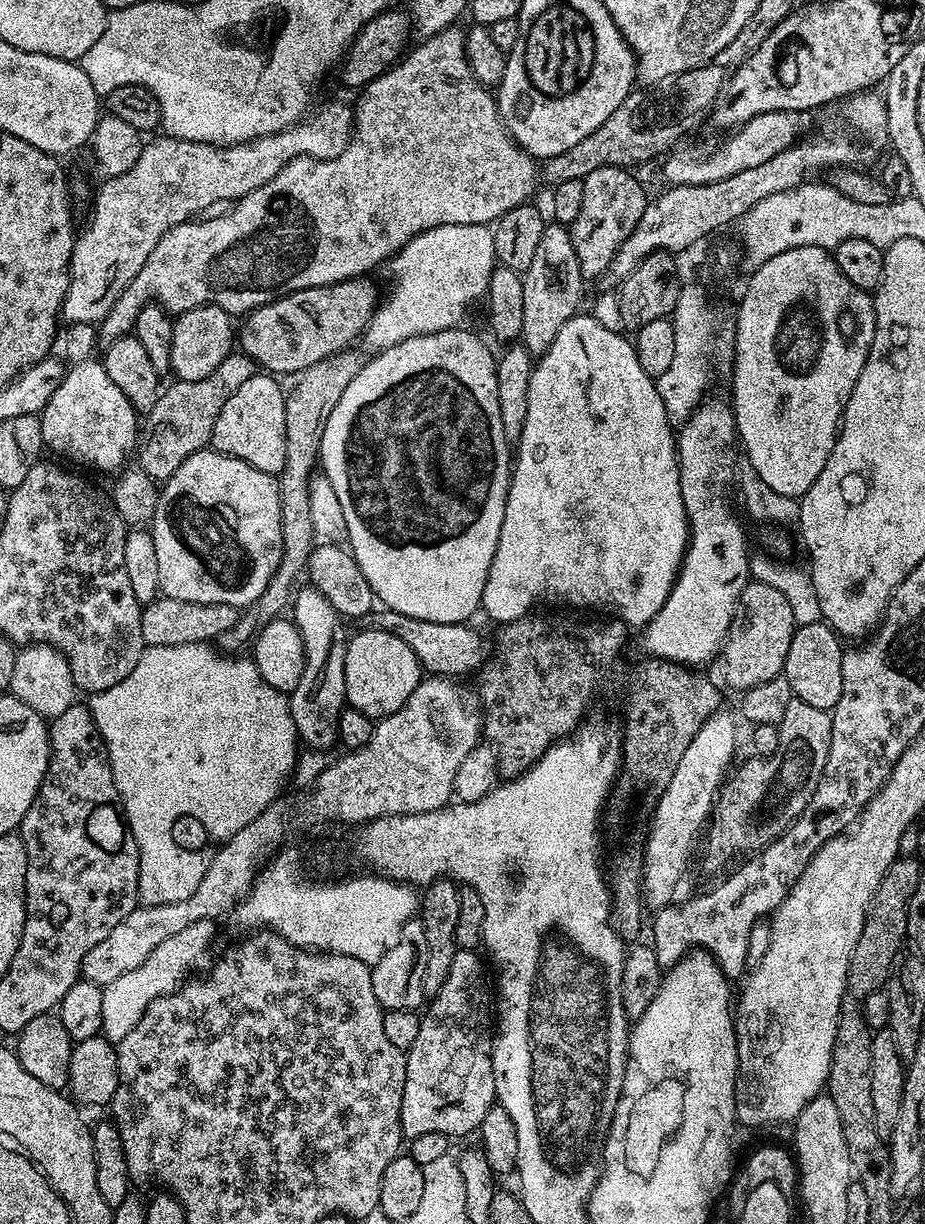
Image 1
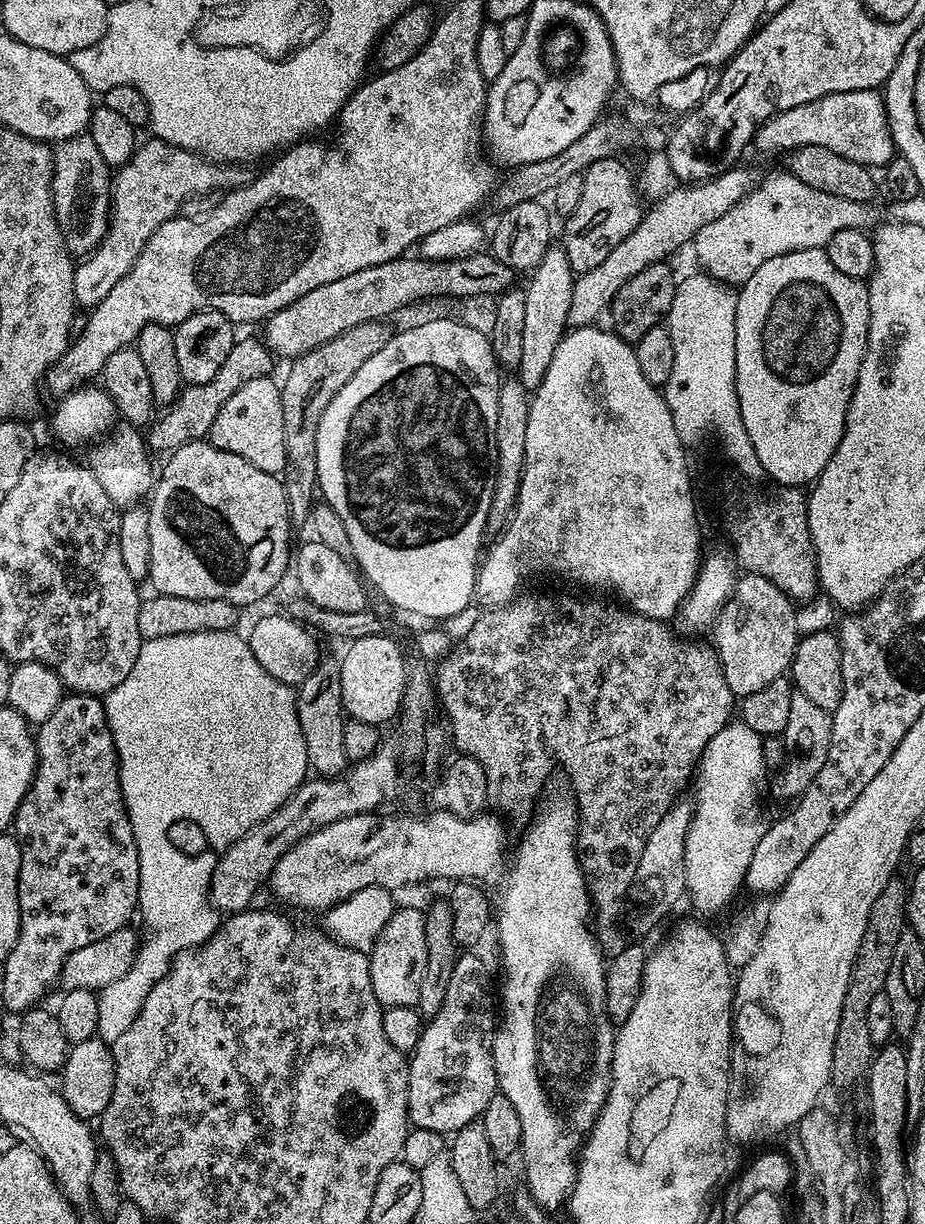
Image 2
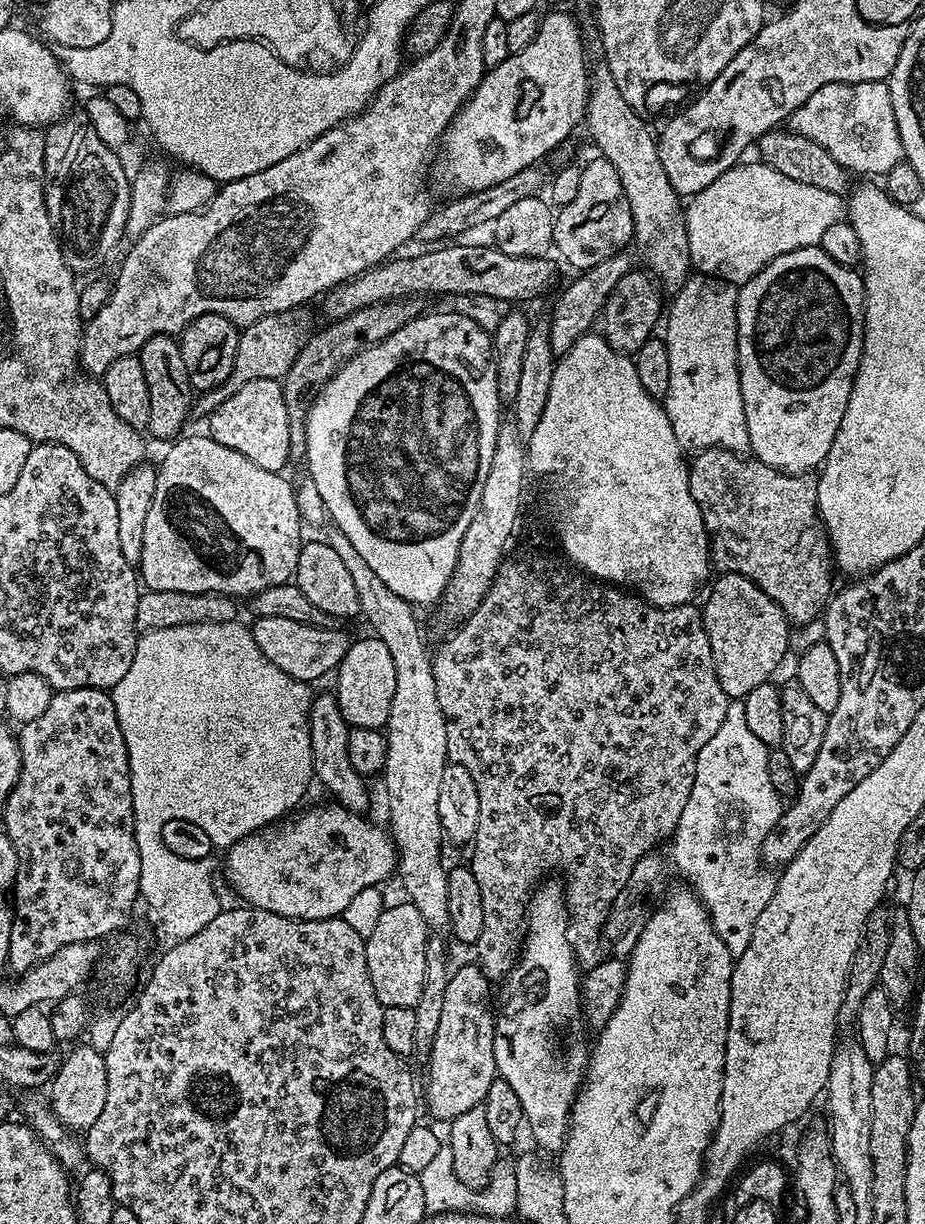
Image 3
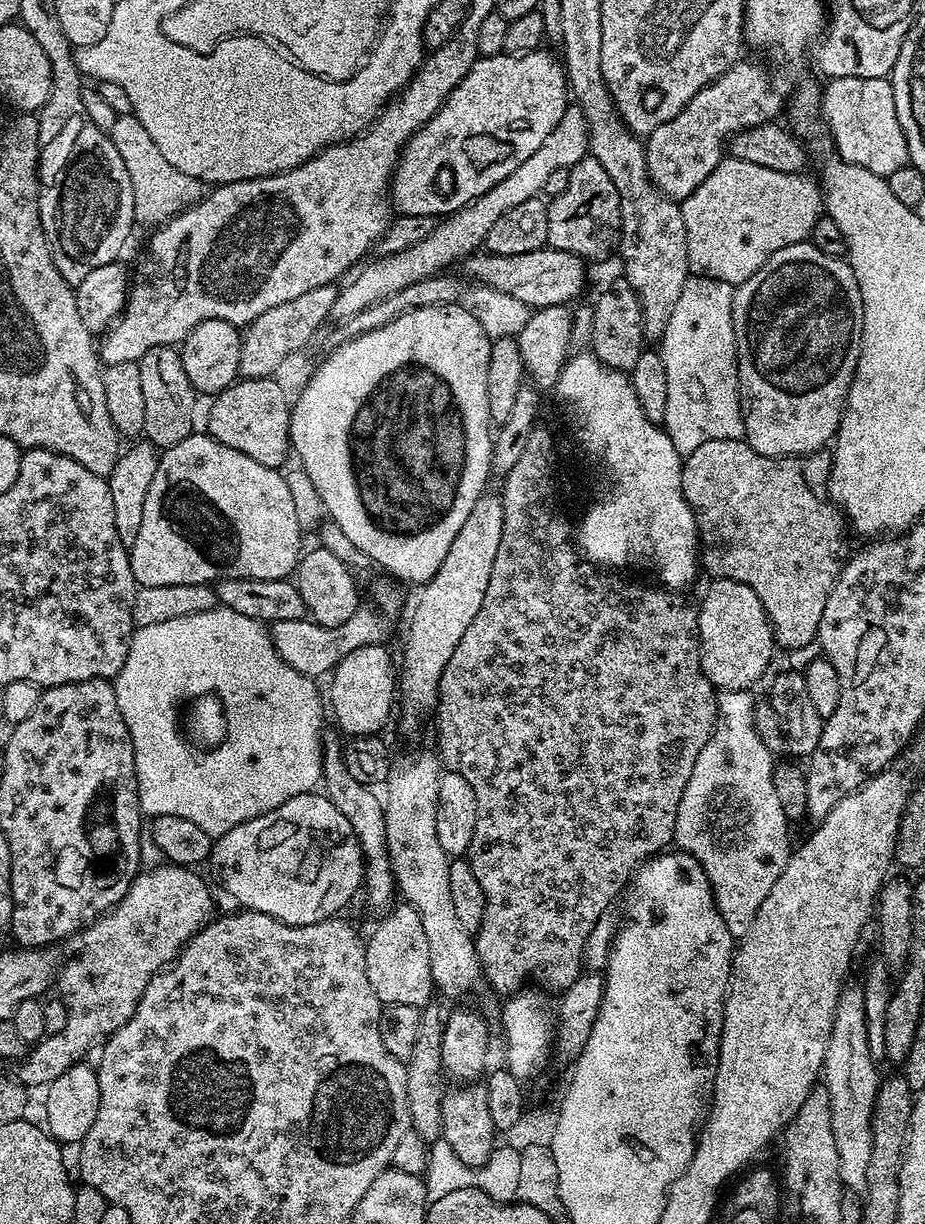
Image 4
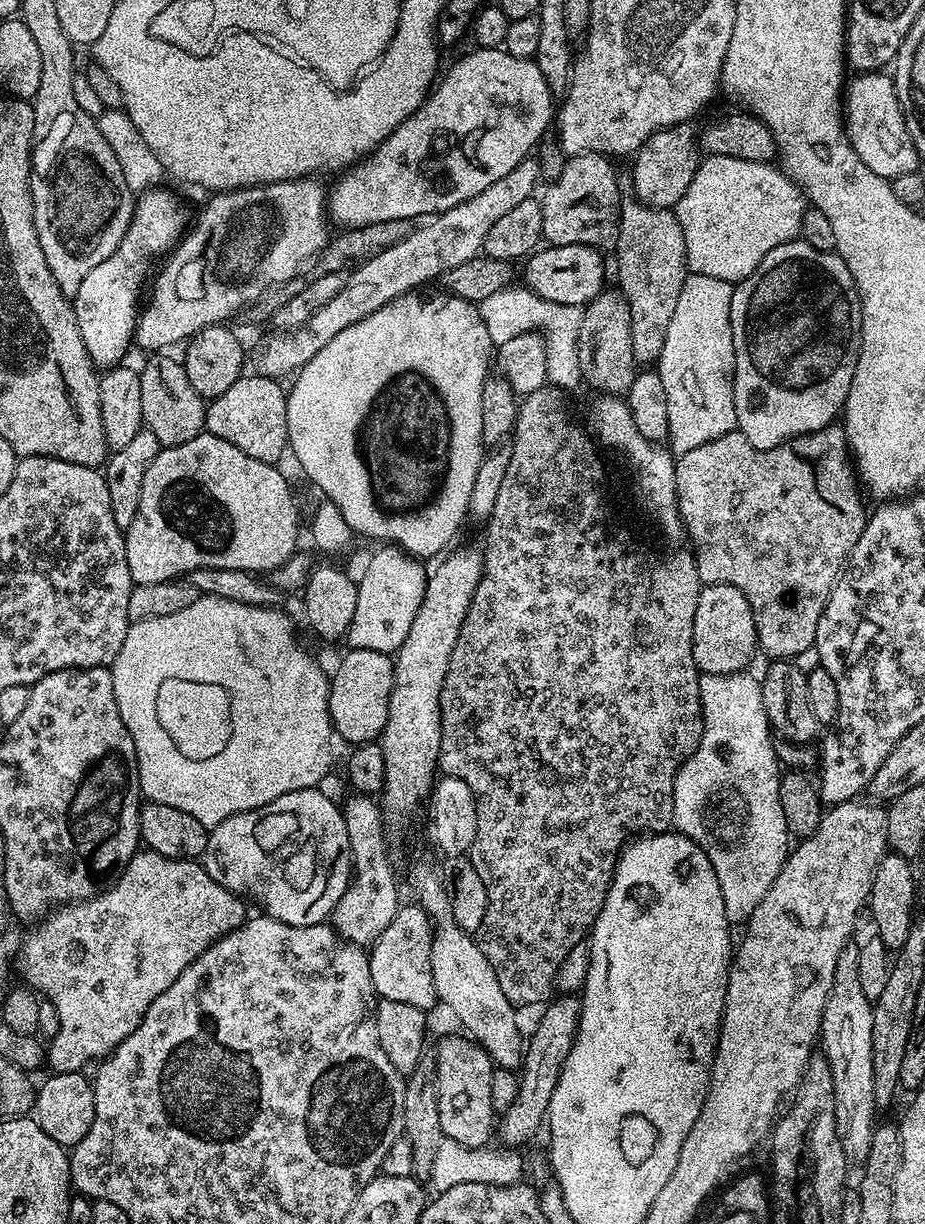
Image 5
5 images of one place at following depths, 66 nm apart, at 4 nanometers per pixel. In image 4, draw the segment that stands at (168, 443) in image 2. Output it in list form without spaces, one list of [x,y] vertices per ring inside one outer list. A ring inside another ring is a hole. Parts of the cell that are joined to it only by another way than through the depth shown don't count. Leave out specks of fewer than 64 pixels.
[[[335,283],[318,286],[314,290],[306,290],[306,294],[298,294],[298,298],[290,298],[290,302],[282,302],[266,310],[266,314],[258,314],[258,318],[247,325],[242,336],[240,376],[250,380],[275,377],[276,371],[295,352],[307,346],[312,335],[319,330],[320,323],[332,316],[332,307],[339,293],[340,288]]]

